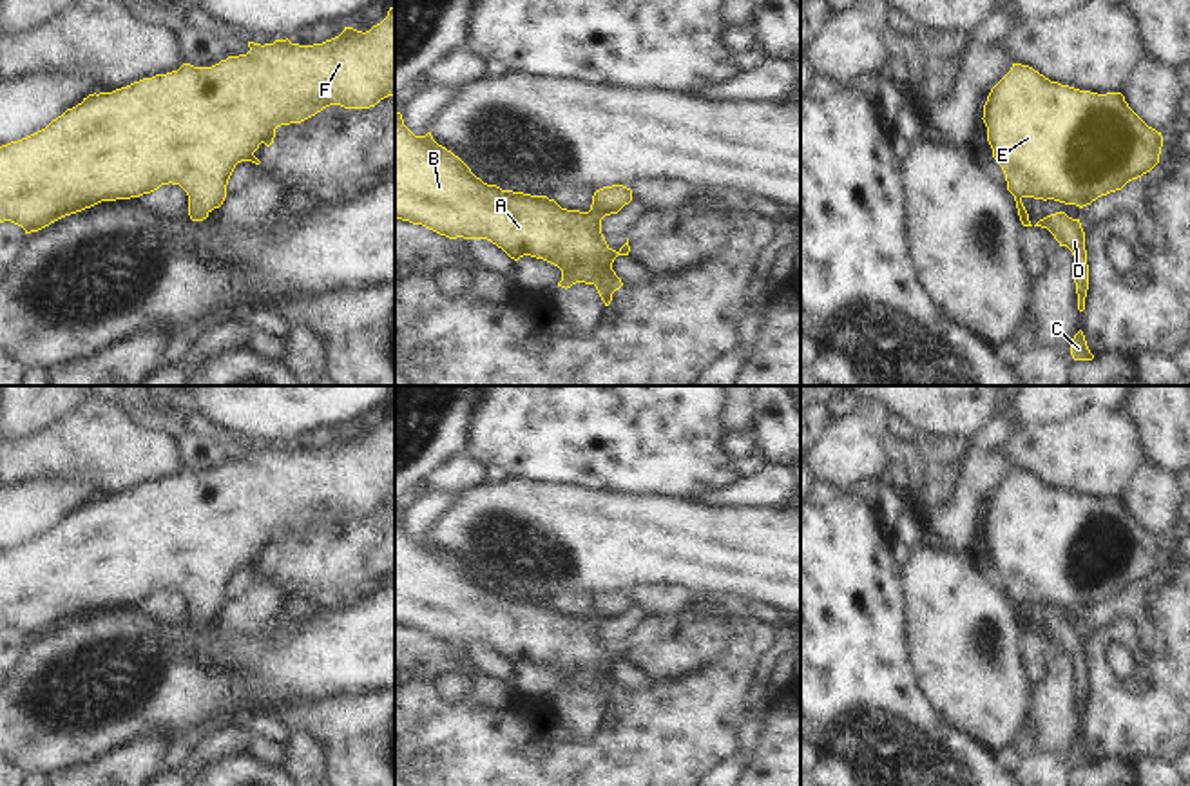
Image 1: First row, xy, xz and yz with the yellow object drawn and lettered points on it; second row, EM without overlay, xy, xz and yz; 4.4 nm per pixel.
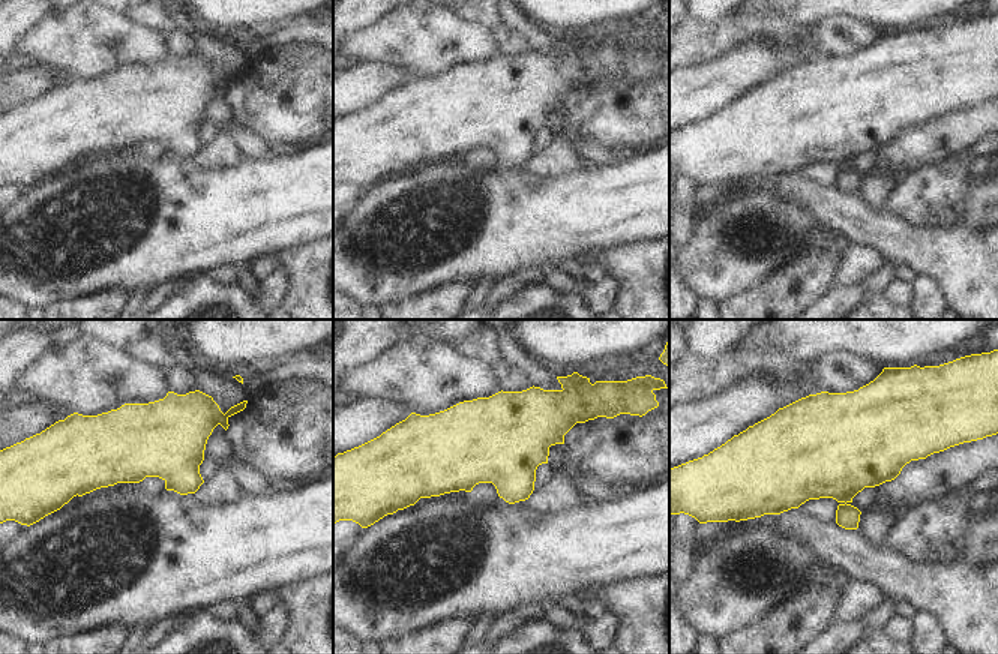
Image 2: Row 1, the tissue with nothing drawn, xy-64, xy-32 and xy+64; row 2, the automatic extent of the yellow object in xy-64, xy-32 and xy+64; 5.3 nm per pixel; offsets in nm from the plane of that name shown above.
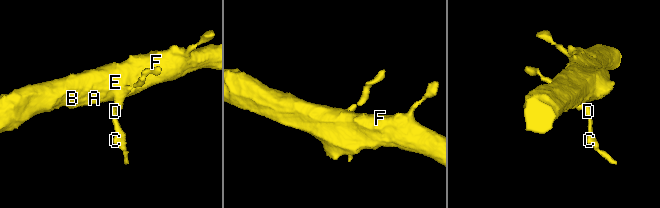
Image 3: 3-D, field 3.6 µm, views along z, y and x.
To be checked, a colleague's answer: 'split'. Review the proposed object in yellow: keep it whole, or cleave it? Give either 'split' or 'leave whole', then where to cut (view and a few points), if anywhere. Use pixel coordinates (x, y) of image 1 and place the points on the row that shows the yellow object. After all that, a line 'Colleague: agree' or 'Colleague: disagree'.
leave whole; cut none
Colleague: disagree

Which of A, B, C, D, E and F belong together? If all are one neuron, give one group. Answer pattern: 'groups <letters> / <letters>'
groups A B C D E F

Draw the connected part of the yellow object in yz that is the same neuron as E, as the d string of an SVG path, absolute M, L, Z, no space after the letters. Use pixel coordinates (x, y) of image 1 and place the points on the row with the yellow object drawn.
M1012 63L991 89L982 120L1023 226L1032 226L1023 197L1054 199L1083 208L1150 172L1159 163L1163 147L1161 132L1148 127L1121 92L1080 91L1051 81L1022 63Z

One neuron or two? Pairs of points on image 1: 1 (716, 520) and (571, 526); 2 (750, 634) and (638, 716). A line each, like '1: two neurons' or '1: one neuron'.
1: one neuron
2: one neuron

